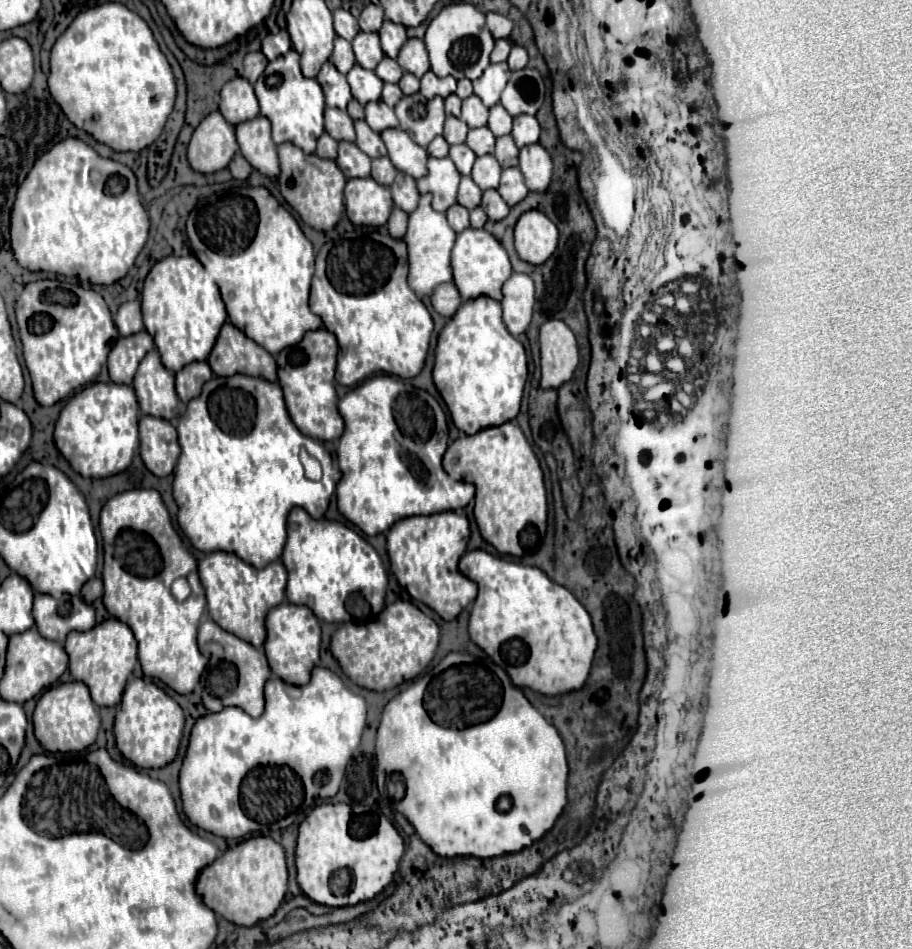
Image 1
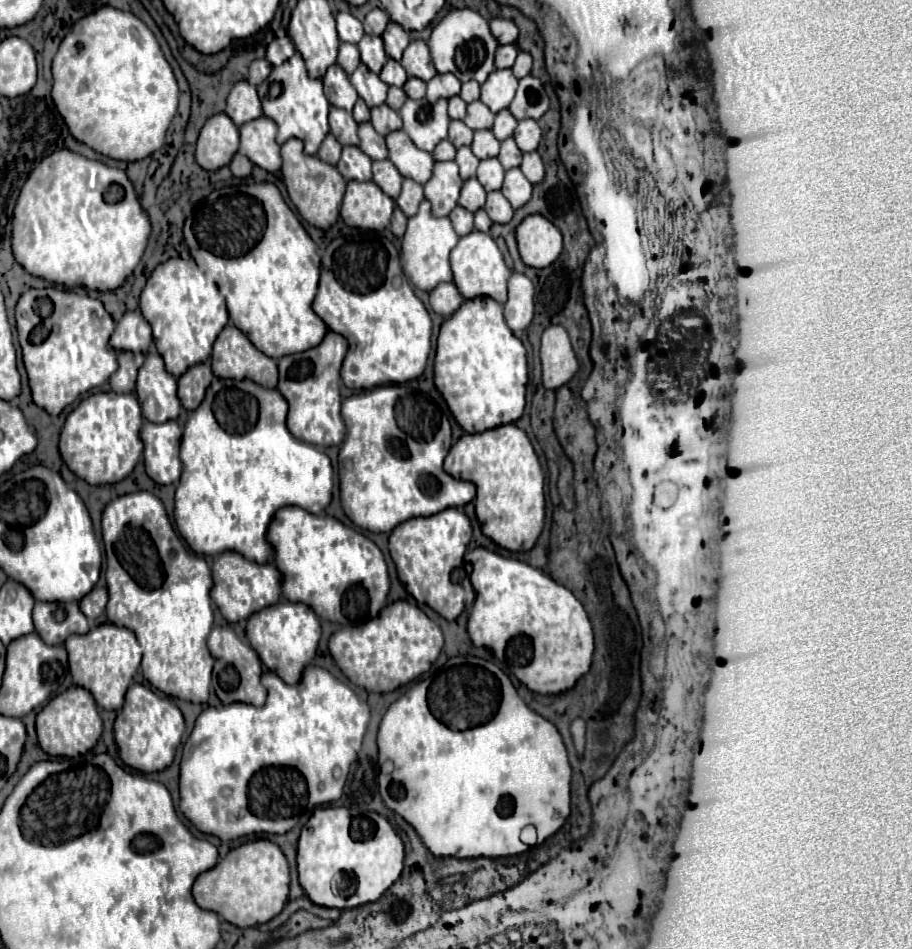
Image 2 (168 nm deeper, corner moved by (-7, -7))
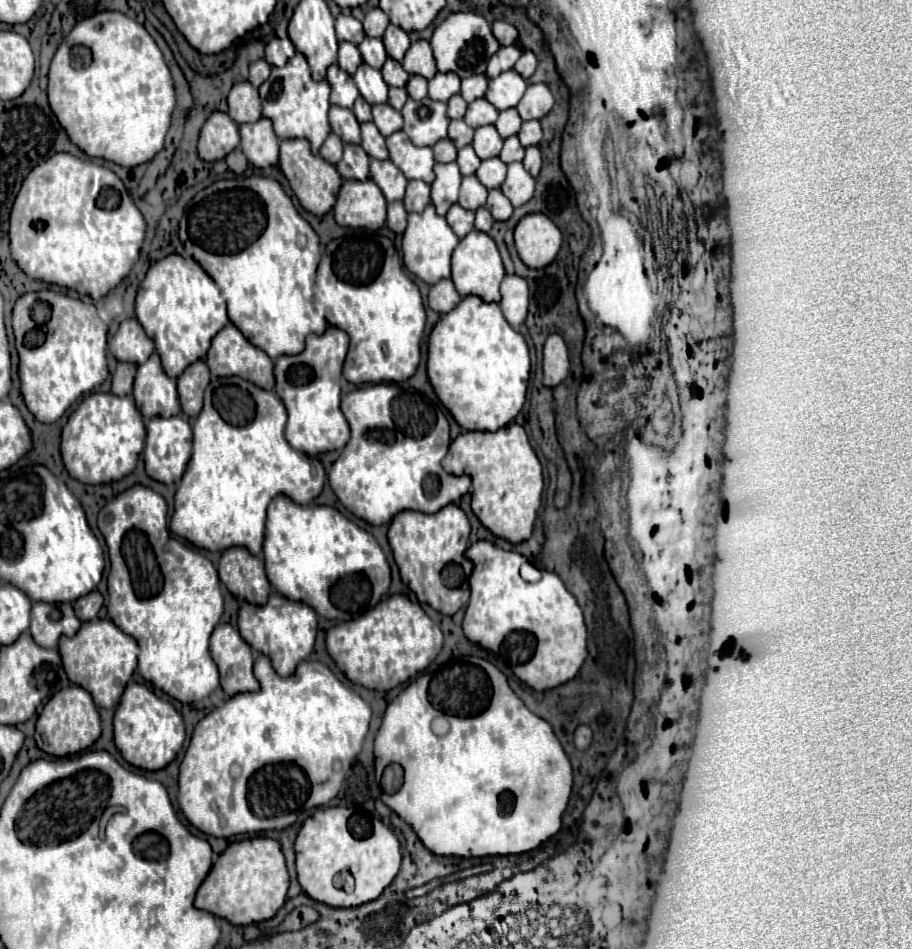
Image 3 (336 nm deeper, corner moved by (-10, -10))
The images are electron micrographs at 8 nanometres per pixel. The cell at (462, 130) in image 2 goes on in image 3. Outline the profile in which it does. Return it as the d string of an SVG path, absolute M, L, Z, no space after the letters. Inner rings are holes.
M450 120L450 128L448 128L448 138L458 146L468 146L474 140L474 130L464 122L464 120Z

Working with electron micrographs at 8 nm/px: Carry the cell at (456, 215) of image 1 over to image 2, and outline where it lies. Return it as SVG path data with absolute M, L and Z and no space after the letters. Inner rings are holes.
M455 207L451 213L449 213L449 219L453 223L453 229L457 231L457 235L467 235L473 231L473 213L463 209L463 207Z

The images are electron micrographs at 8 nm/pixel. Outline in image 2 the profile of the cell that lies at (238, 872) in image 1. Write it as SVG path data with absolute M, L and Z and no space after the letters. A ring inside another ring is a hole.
M255 839L231 849L213 869L201 873L193 883L193 899L199 907L215 911L237 927L267 923L281 913L289 895L289 865L281 849L269 839Z

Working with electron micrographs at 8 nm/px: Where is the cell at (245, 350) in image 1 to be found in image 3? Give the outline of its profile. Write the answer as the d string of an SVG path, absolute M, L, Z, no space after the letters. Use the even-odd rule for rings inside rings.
M234 324L224 326L224 330L220 330L220 334L216 334L216 338L212 340L212 346L206 354L206 364L214 376L222 376L222 378L240 376L240 378L260 386L262 390L274 390L274 362L260 348L252 346Z

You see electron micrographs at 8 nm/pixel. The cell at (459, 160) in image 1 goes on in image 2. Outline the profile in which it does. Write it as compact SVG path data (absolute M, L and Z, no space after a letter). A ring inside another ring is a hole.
M459 147L459 149L457 149L455 163L459 165L459 175L461 175L461 179L475 177L475 171L477 171L479 159L473 155L473 151L471 151L469 147Z

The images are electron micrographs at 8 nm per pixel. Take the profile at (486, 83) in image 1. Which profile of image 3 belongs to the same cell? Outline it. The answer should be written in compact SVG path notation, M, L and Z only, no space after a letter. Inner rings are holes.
M508 70L496 78L488 80L488 90L486 90L486 100L496 108L496 110L506 110L516 106L520 102L522 94L526 90L526 80L516 74L516 70Z

